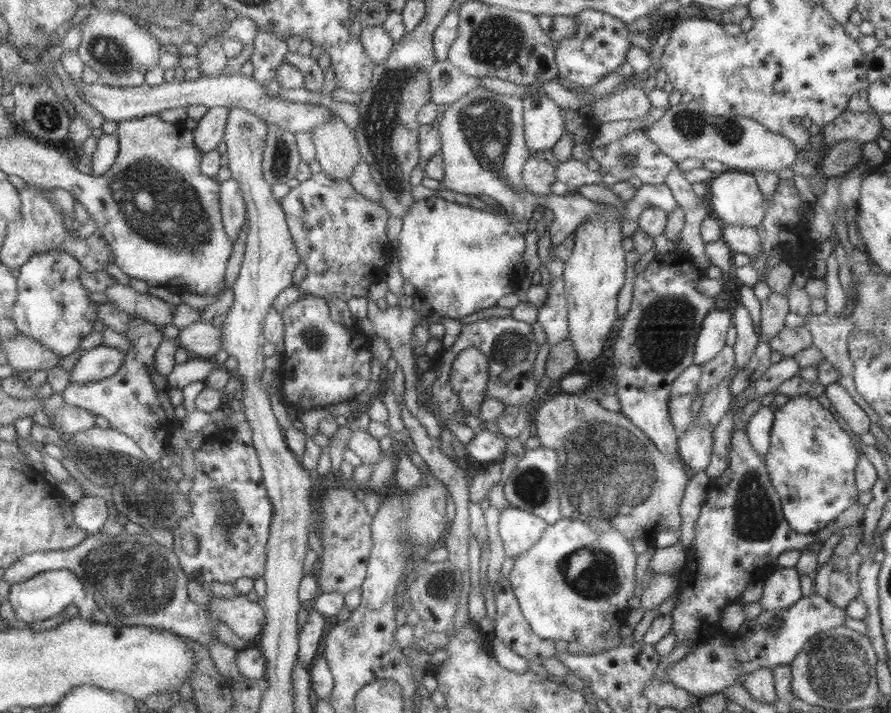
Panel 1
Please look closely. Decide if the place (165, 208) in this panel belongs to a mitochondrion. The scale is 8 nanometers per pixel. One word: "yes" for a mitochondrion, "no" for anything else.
yes

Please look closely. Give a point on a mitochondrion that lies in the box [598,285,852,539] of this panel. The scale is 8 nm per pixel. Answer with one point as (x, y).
(664, 330)

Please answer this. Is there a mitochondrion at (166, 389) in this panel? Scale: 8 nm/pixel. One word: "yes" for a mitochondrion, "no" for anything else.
no

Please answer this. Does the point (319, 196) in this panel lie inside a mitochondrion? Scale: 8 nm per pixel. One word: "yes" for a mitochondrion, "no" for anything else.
no

